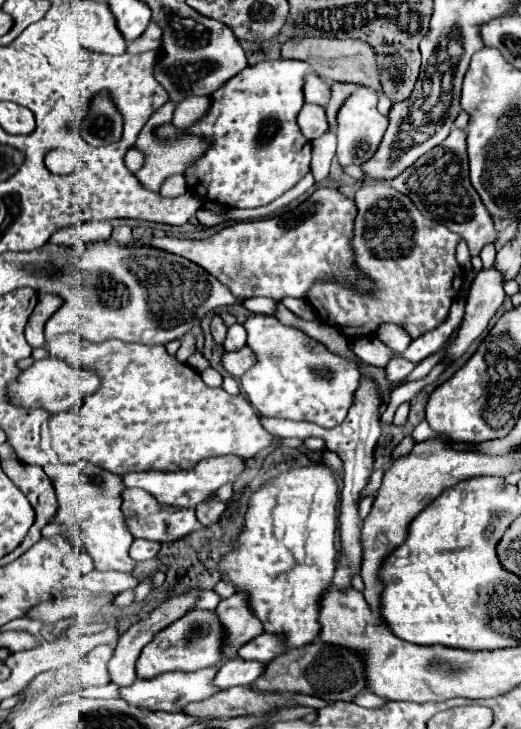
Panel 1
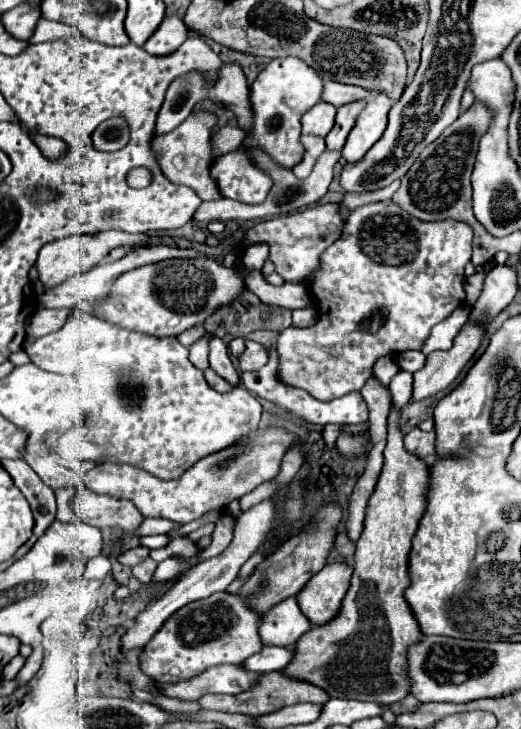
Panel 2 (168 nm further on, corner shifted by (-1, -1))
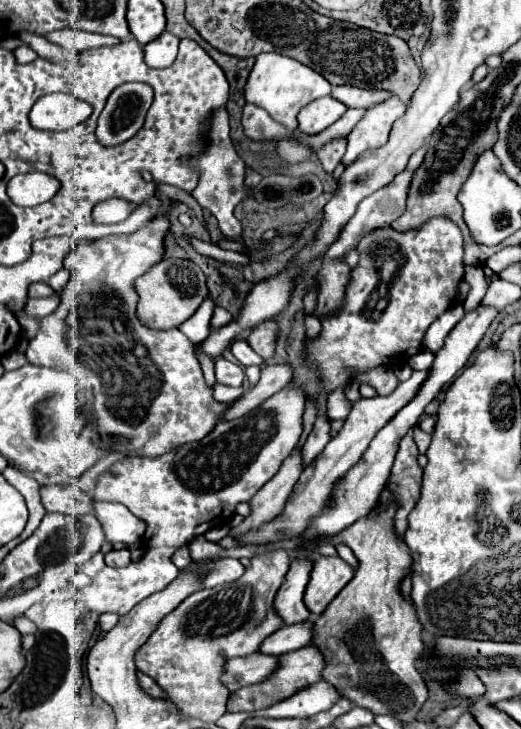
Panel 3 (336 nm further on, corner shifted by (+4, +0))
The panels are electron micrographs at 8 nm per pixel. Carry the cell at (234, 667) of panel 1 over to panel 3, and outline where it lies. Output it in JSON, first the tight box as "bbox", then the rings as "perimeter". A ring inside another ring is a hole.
{"bbox":[259,621,313,657],"perimeter":[[[305,621],[305,625],[281,627],[261,643],[259,653],[281,657],[285,653],[297,651],[297,649],[305,647],[307,643],[311,643],[311,637],[313,637],[313,623],[311,621]]]}

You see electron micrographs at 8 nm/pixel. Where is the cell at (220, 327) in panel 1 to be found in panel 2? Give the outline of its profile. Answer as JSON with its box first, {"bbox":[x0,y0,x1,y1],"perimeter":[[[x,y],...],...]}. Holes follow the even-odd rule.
{"bbox":[210,338,240,384],"perimeter":[[[212,338],[210,342],[210,368],[220,374],[222,378],[226,378],[230,384],[240,384],[240,374],[236,370],[236,366],[230,360],[228,348],[220,338]]]}

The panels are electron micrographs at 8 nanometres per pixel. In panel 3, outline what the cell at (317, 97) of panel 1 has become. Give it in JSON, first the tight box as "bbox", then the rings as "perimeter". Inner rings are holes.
{"bbox":[331,85,391,109],"perimeter":[[[337,85],[337,87],[333,87],[331,97],[341,101],[345,107],[365,107],[367,109],[367,107],[373,107],[373,105],[385,101],[387,97],[391,97],[391,93],[359,89],[359,87],[351,87],[351,85]]]}

